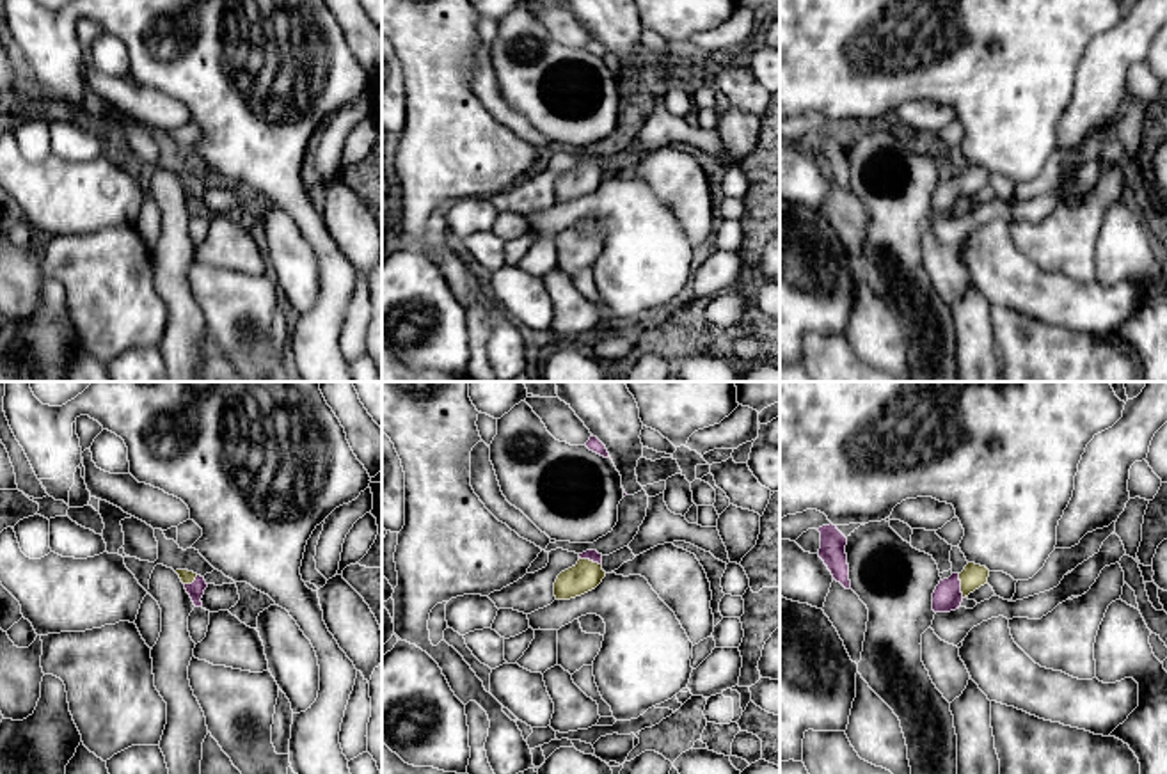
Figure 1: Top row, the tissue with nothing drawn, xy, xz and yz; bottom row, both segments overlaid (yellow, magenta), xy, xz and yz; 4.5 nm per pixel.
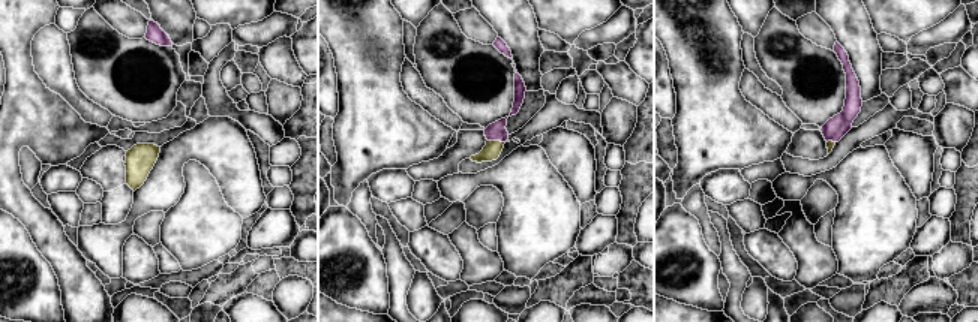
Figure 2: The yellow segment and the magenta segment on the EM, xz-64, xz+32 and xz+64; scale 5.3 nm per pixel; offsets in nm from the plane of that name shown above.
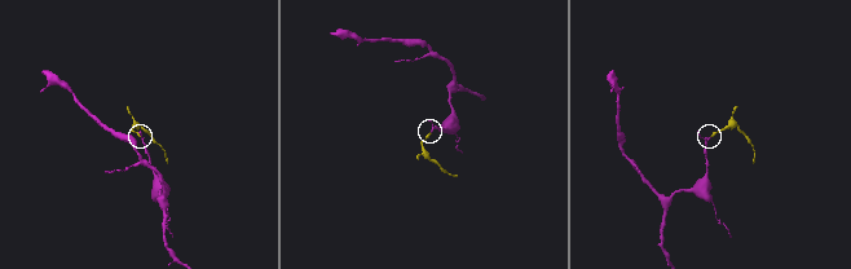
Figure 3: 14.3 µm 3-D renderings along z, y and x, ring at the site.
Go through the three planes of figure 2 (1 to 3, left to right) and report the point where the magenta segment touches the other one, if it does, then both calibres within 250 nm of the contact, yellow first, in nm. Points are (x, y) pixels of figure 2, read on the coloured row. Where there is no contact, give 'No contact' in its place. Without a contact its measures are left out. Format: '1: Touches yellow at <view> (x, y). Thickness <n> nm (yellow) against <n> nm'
1: No contact
2: Touches yellow at xz+32 (497, 141). Thickness 100 nm (yellow) against 100 nm
3: Touches yellow at xz+64 (830, 141). Thickness 50 nm (yellow) against 120 nm

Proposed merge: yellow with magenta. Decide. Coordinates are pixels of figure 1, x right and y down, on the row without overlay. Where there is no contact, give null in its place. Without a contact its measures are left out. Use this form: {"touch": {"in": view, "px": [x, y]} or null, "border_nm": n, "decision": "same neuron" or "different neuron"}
{"touch": {"in": "yz", "px": [961, 189]}, "border_nm": 110, "decision": "same neuron"}

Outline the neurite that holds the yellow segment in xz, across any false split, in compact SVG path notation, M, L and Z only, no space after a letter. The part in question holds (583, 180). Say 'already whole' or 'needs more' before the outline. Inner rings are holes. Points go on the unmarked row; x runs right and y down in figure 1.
needs more; M586 153L579 156L576 169L561 174L554 185L556 202L570 202L595 192L606 174L602 172L602 156Z

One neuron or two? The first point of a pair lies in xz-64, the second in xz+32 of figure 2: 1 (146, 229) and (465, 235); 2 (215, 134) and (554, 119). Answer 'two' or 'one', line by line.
1: two
2: two

